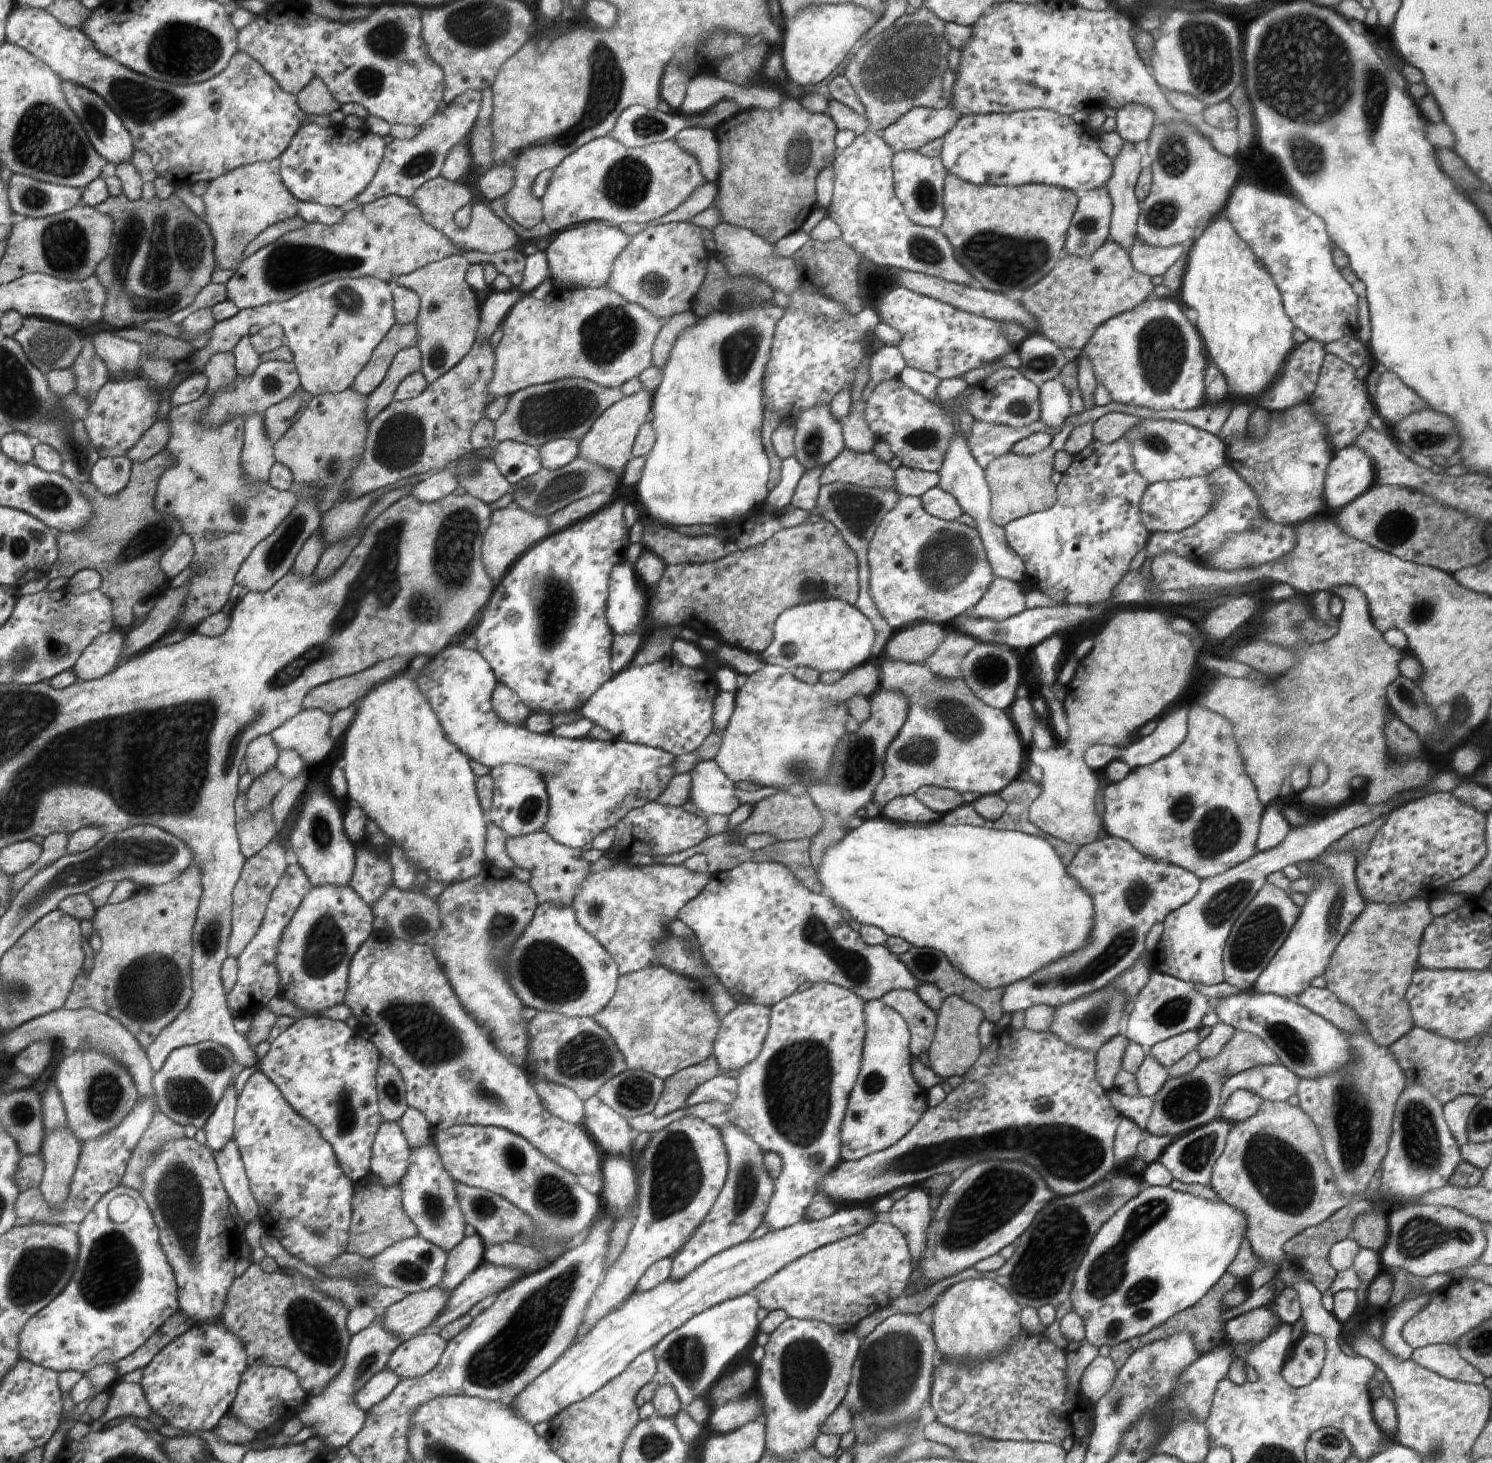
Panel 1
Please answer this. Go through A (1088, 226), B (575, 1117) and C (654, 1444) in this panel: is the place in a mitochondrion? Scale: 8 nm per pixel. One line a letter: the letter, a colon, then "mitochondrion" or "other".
A: mitochondrion
B: other
C: mitochondrion

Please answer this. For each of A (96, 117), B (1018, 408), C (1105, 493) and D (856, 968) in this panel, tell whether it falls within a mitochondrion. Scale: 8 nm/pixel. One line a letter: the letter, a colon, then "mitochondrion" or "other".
A: mitochondrion
B: mitochondrion
C: mitochondrion
D: mitochondrion

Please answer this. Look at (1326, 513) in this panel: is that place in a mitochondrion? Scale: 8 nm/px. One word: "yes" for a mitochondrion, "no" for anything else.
no

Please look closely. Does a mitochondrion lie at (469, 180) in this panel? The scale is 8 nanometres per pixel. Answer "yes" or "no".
no

